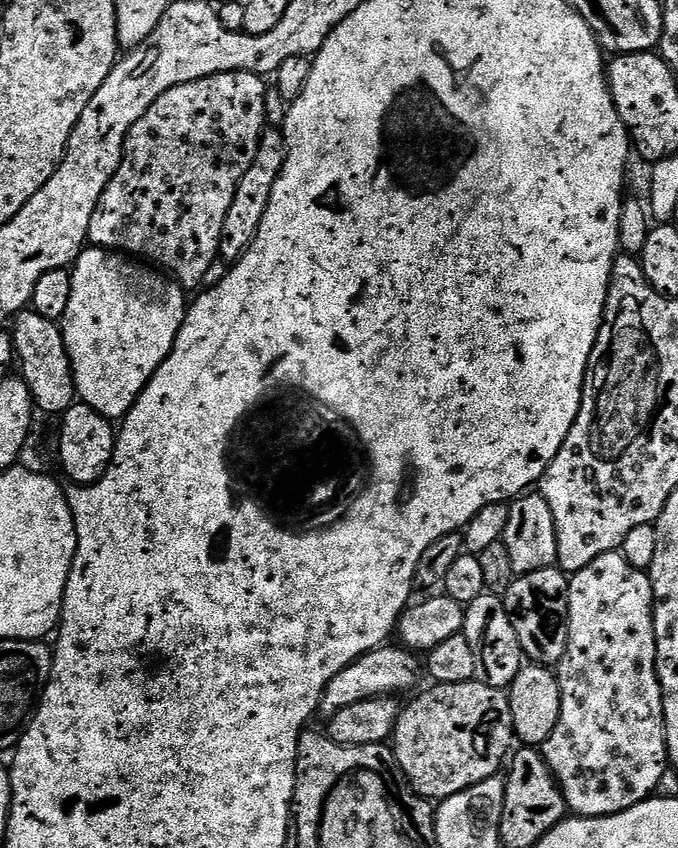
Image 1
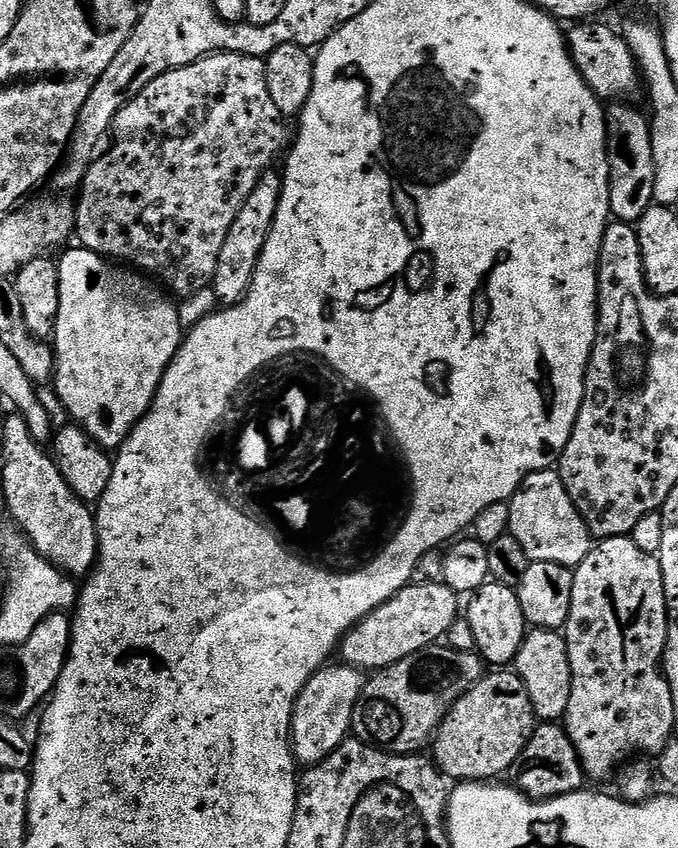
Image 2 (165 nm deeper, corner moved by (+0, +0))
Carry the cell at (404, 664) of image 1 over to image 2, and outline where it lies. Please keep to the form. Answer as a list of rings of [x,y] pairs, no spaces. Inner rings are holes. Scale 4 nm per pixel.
[[[343,662],[325,666],[309,678],[292,711],[292,755],[297,765],[311,766],[322,762],[343,740],[349,739],[352,707],[358,702],[365,679],[361,669]]]

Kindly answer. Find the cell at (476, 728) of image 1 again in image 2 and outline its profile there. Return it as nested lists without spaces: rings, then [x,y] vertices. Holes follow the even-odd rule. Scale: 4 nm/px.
[[[492,670],[454,702],[436,731],[430,752],[449,781],[492,782],[515,765],[537,723],[522,678],[512,670]]]

